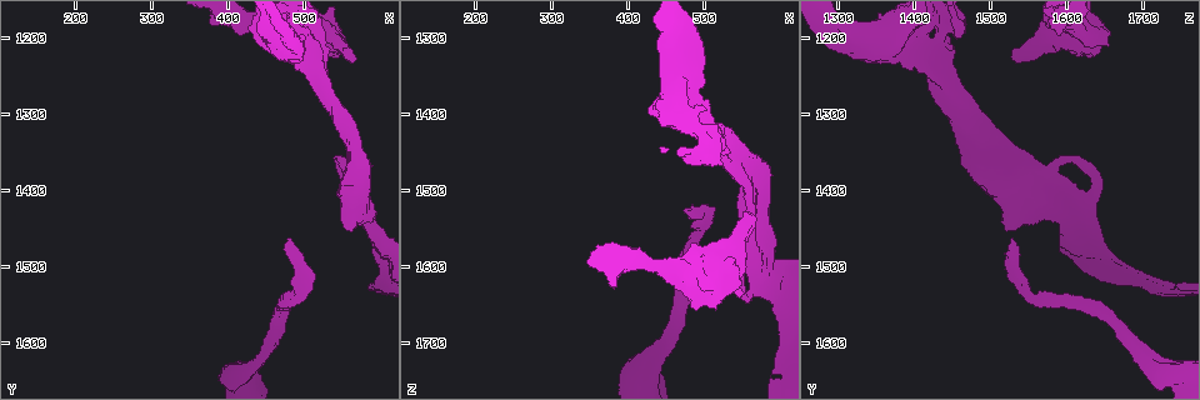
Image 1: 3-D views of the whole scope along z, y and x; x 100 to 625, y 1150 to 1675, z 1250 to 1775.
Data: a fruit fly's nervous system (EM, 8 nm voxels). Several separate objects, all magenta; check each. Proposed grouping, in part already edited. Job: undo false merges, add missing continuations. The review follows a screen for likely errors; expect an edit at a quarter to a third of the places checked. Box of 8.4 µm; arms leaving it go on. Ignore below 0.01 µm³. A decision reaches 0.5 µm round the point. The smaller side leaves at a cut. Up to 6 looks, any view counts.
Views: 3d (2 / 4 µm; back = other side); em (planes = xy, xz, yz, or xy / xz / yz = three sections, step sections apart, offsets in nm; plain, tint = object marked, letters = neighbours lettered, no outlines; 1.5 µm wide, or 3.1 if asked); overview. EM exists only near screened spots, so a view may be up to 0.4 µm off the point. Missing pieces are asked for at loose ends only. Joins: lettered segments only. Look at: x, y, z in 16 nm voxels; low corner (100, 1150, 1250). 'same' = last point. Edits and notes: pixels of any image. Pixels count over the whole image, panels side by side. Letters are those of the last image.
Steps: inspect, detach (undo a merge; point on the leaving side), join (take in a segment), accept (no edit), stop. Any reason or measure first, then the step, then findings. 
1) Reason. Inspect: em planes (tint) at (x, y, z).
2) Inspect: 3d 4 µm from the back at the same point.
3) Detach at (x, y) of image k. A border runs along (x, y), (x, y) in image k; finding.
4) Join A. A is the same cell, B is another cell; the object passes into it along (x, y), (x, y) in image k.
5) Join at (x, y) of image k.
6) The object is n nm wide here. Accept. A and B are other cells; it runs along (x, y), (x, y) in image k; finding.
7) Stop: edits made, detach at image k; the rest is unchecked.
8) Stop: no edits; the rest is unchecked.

Free end. Inspect: em xy step 8 (tint) at (565, 1230, 1530).

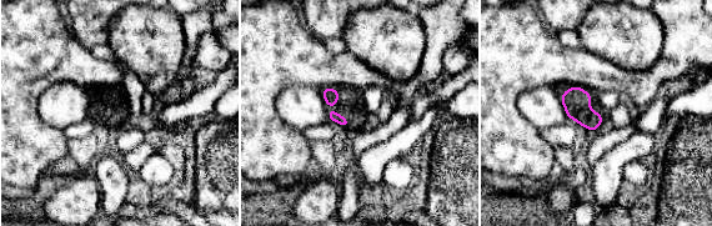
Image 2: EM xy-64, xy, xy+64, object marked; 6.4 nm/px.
Another direction. Inspect: em planes (letters) at the same point.

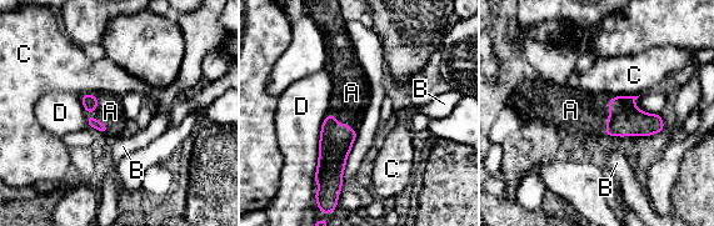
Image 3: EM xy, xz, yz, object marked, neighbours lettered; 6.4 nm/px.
The longest contact is with D, 420 nm. Join A. A is the same cell, B, C and D are other cells; the cell continues.

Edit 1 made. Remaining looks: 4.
Inspect: overview.

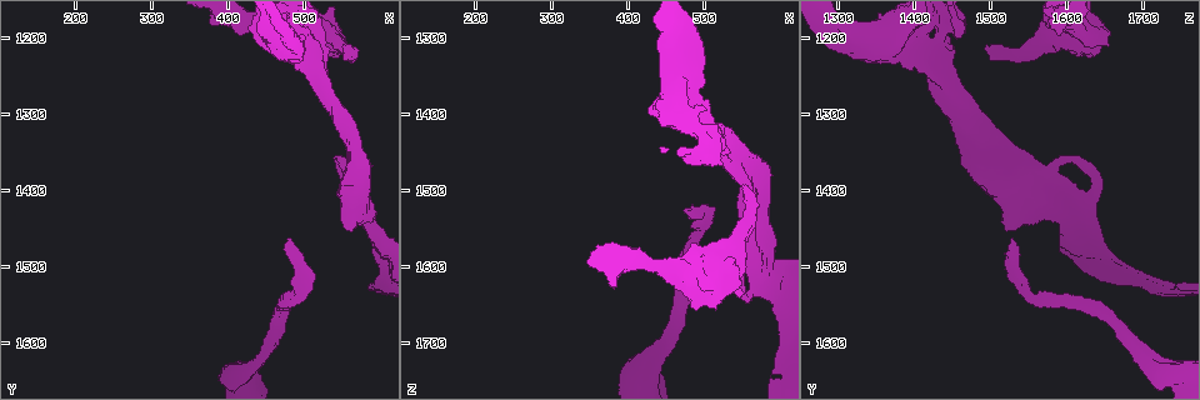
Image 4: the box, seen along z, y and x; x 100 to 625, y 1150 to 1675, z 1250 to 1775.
Inspect: 3d 4 µm at (490, 1225, 1320).

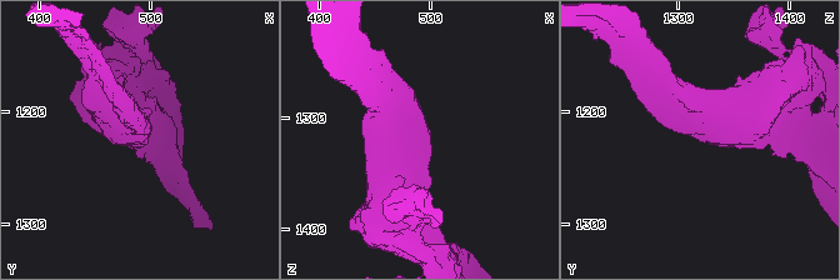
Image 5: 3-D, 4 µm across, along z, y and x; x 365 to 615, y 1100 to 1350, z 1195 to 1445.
Now the EM. Inspect: em planes (tint) at (490, 1224, 1326).

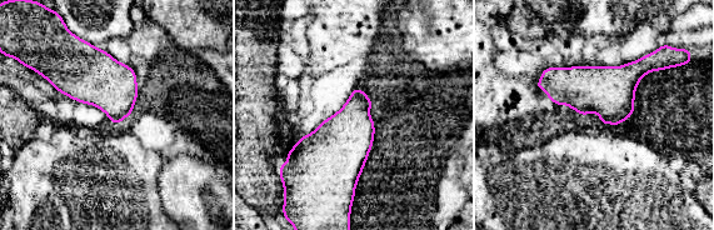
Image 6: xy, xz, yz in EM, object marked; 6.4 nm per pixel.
What lies round it. Inspect: em planes (letters) at the same point.

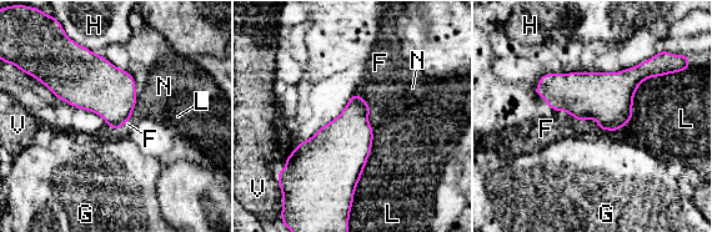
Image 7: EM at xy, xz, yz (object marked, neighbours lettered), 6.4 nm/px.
Accept. F, G, H, L, N and V are other cells; a border runs along (555, 110), (565, 110), (583, 124) in image 7; no lettered segment goes on from it.

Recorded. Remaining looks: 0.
Stop: edits made, join at image 3; the rest is unchecked.

